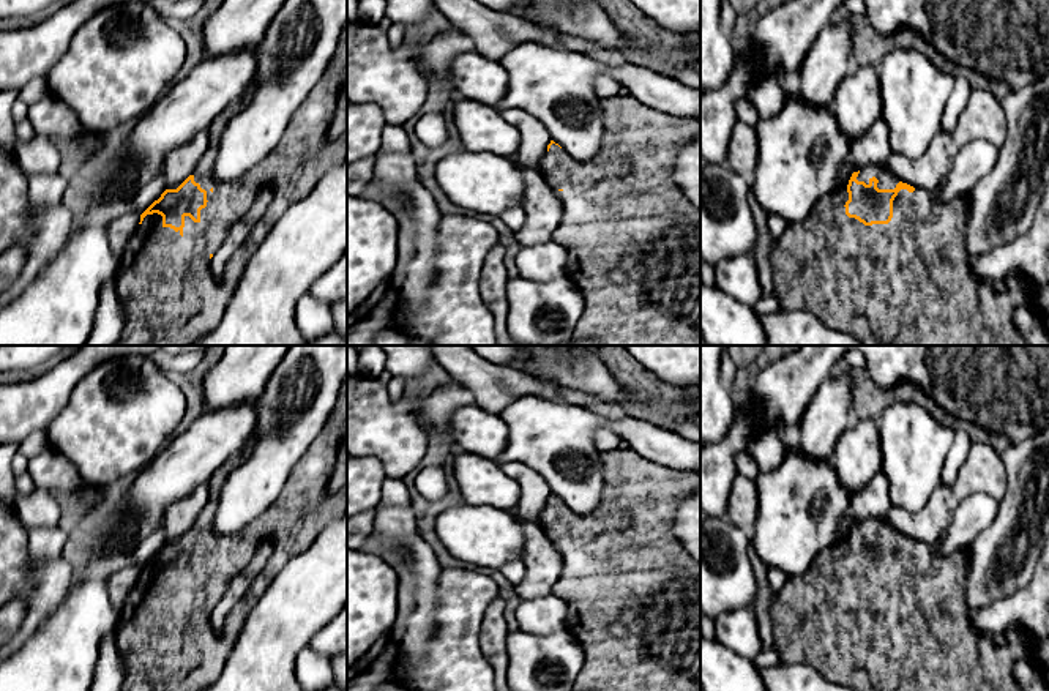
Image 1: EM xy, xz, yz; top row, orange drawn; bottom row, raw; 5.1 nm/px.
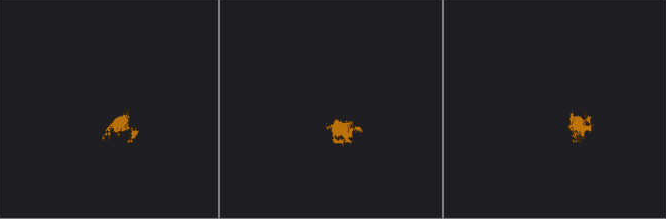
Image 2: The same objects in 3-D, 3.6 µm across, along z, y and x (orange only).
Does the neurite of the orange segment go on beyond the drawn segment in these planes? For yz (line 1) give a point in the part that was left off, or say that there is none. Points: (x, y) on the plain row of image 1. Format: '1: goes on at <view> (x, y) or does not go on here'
1: goes on at yz (910, 631)

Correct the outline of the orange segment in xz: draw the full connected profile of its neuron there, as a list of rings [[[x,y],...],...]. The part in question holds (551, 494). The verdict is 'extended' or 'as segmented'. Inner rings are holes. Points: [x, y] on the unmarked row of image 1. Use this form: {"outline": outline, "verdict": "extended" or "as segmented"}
{"outline": [[[633,448],[614,450],[599,454],[604,475],[612,484],[607,487],[609,495],[604,508],[593,514],[577,514],[571,511],[558,497],[551,494],[547,506],[543,510],[539,525],[543,532],[554,541],[563,557],[563,570],[555,582],[552,593],[562,598],[568,606],[568,631],[577,639],[584,650],[584,666],[574,682],[573,691],[700,691],[700,563],[689,557],[674,533],[674,524],[678,505],[700,486],[700,473],[678,472],[661,464],[645,459]],[[622,622],[626,626],[625,637],[614,637],[609,625]]], "verdict": "extended"}

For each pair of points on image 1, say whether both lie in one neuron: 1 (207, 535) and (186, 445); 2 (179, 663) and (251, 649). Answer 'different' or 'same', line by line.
1: different
2: different

